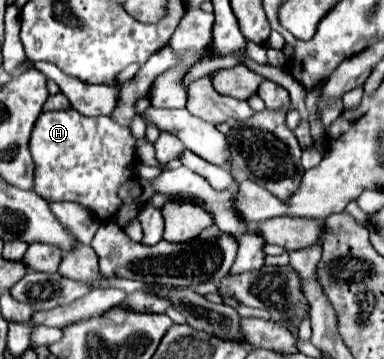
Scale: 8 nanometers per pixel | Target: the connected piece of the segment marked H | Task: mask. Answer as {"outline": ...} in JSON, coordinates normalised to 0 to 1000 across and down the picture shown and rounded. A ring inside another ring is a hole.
{"outline":[[[193,301],[109,312],[78,384],[78,423],[94,451],[94,540],[125,563],[203,563],[260,613],[297,607],[313,579],[307,524],[349,490],[349,396],[339,357],[302,351],[286,323],[229,329]]]}

